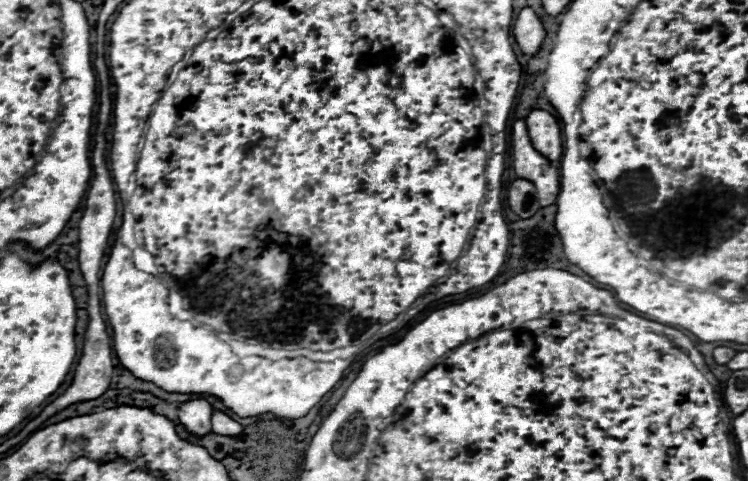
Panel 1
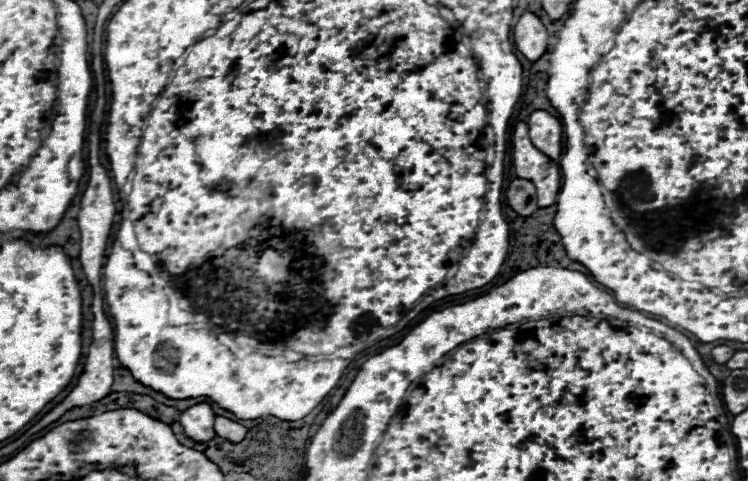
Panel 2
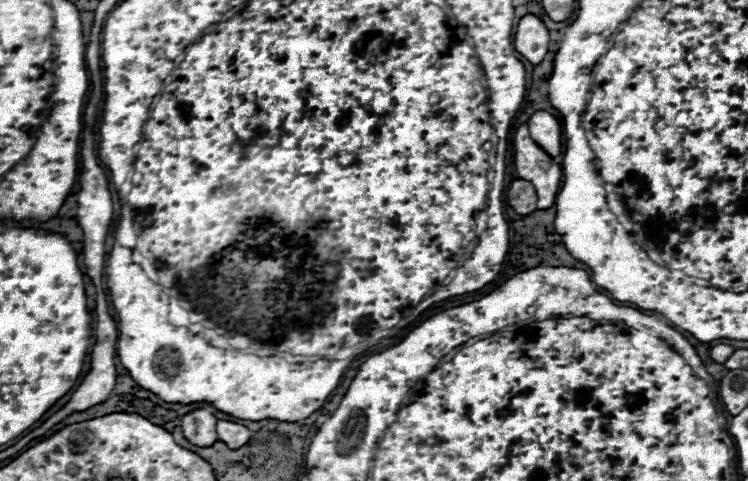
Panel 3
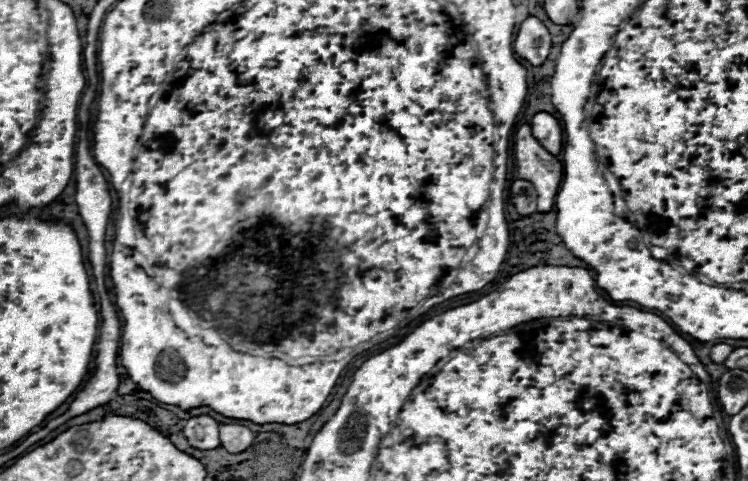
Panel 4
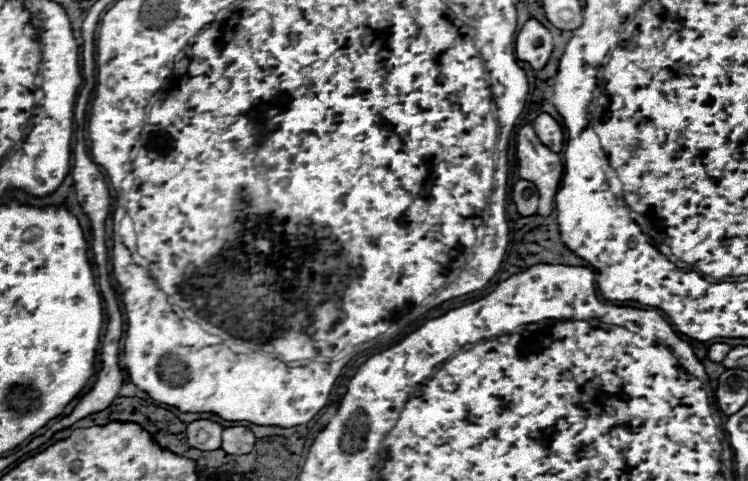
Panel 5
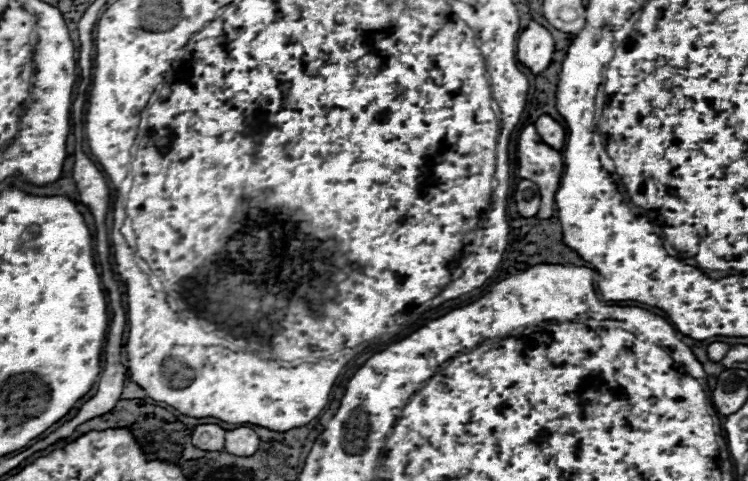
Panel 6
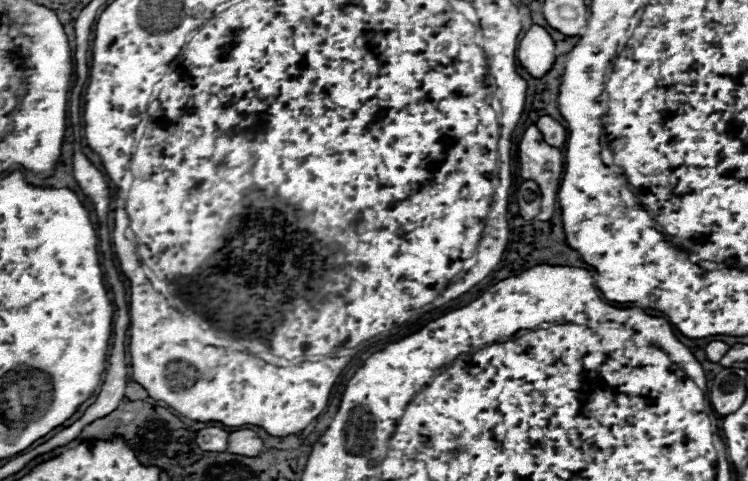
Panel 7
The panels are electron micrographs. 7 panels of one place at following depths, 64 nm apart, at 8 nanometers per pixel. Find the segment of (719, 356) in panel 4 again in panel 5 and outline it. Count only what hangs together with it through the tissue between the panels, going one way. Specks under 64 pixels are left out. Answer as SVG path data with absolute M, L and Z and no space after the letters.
M712 344L712 346L708 348L708 358L710 358L712 362L722 362L722 360L726 358L728 350L732 350L728 344Z

